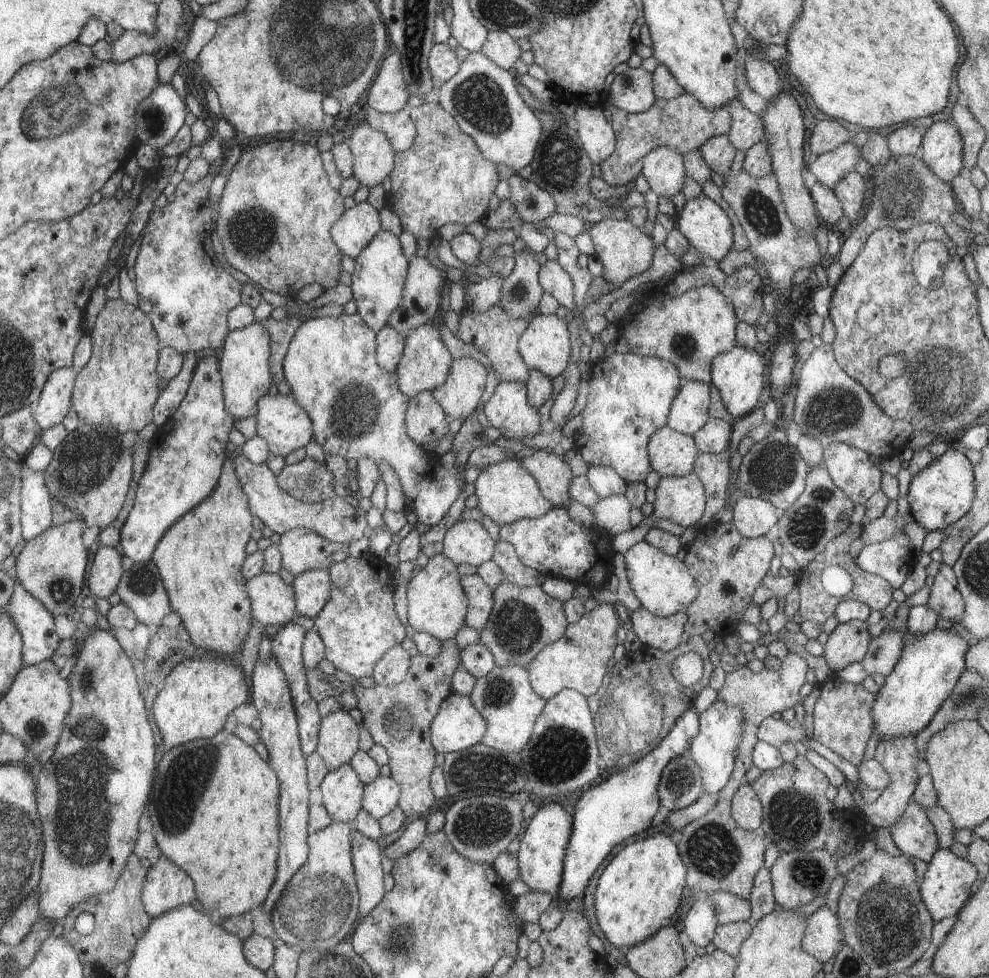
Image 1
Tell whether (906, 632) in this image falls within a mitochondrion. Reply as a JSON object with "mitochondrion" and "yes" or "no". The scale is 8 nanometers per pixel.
{"mitochondrion":"no"}

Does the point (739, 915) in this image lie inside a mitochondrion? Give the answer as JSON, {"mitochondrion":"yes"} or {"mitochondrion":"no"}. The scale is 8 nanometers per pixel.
{"mitochondrion":"no"}

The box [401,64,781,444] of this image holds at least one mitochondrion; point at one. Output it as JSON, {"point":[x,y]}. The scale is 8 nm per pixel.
{"point":[481,102]}

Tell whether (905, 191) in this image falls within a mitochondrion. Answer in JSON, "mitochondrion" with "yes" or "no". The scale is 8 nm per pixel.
{"mitochondrion":"yes"}

